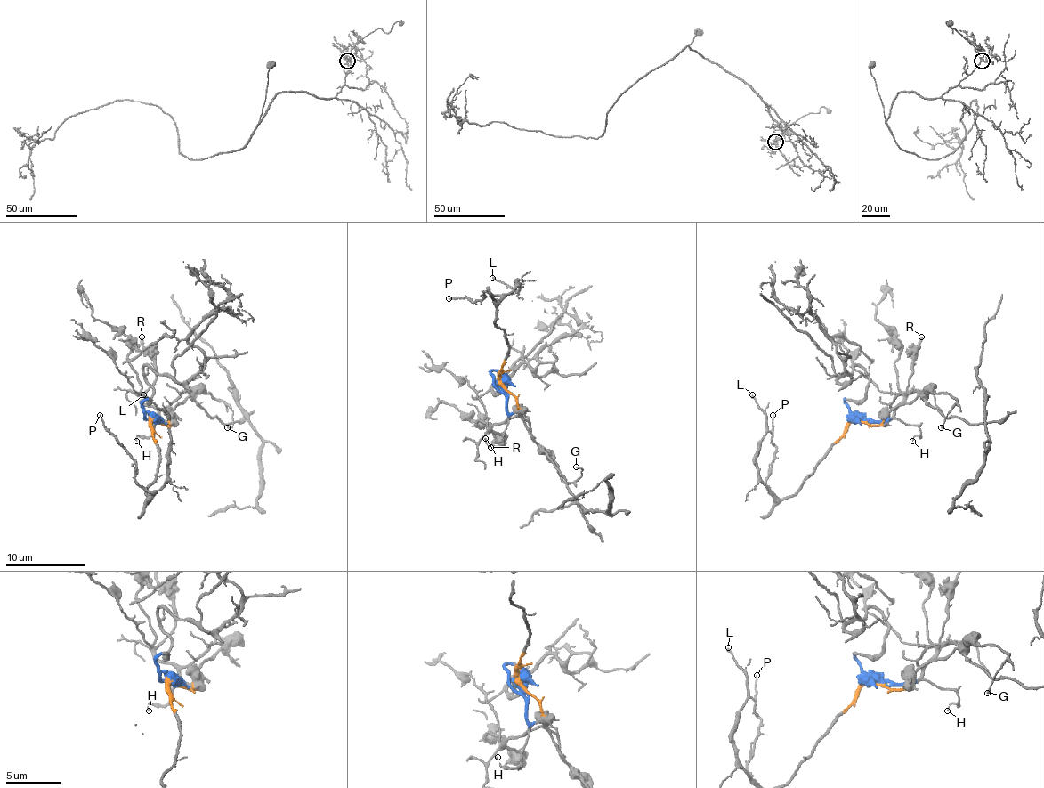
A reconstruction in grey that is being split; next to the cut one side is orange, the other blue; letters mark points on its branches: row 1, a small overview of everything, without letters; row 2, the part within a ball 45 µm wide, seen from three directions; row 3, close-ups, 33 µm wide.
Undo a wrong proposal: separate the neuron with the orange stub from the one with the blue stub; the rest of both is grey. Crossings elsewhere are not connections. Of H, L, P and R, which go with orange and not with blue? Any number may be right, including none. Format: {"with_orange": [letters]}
{"with_orange": ["L", "P"]}

